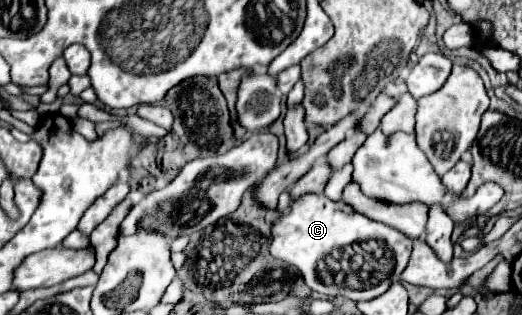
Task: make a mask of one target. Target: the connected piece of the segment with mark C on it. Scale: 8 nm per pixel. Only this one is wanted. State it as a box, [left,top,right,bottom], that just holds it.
[271,195,413,289]

